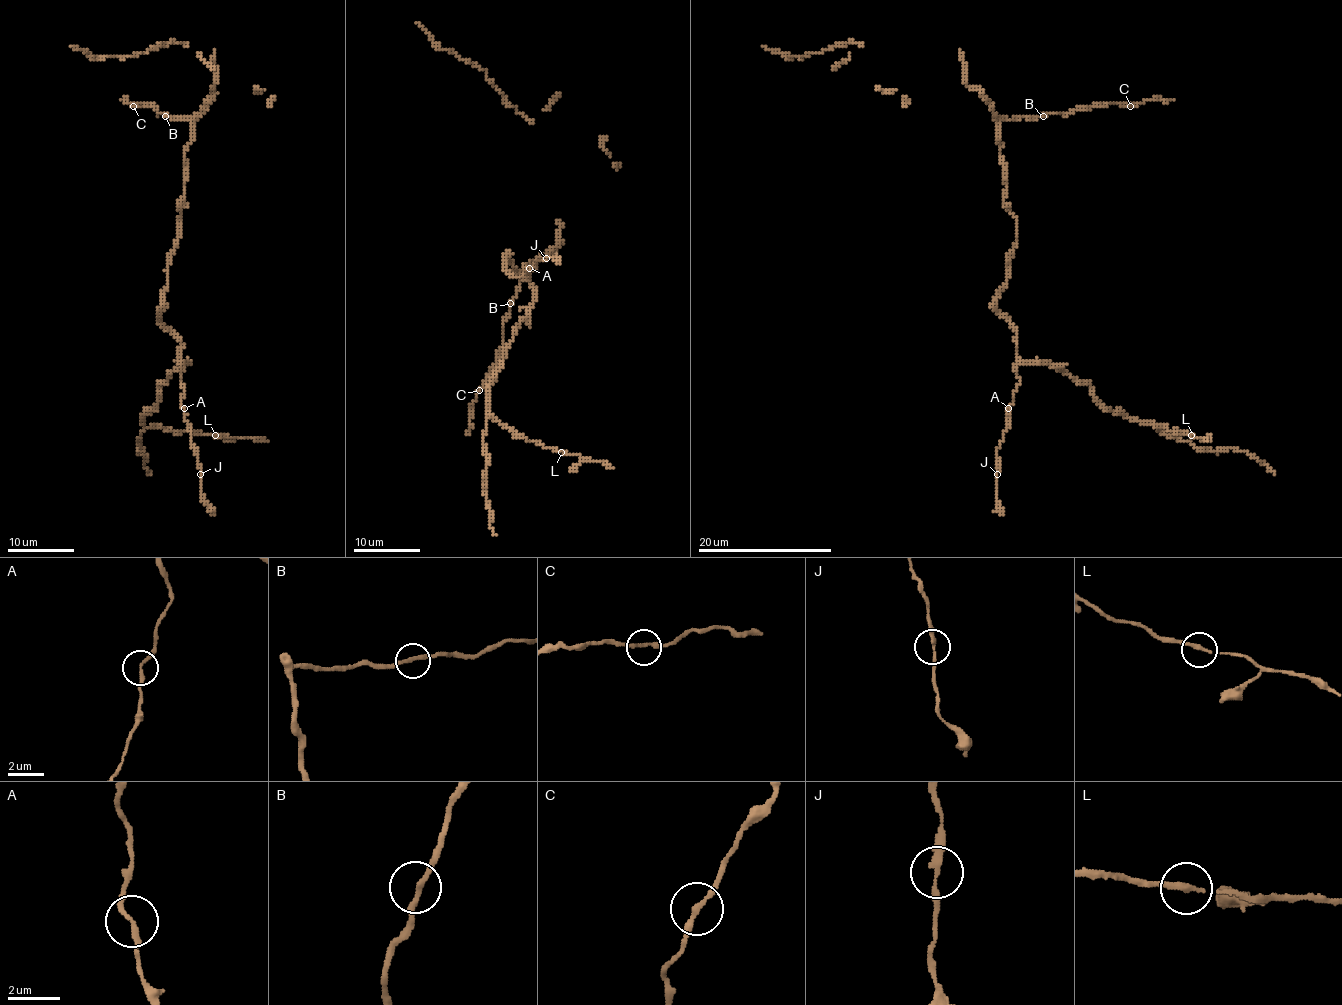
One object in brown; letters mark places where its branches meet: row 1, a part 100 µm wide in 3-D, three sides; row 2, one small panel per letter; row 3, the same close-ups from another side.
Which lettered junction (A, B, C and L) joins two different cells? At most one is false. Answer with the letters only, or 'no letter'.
no letter

